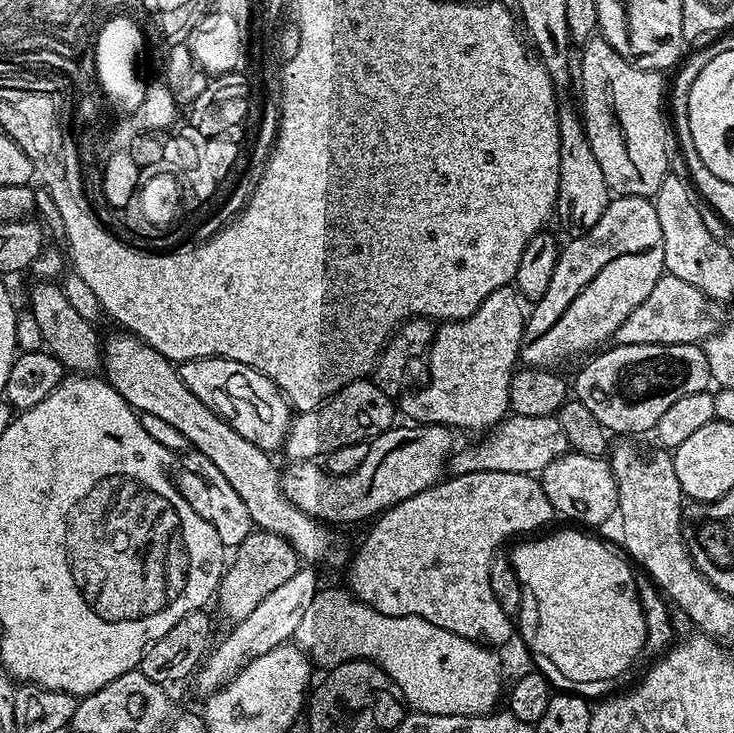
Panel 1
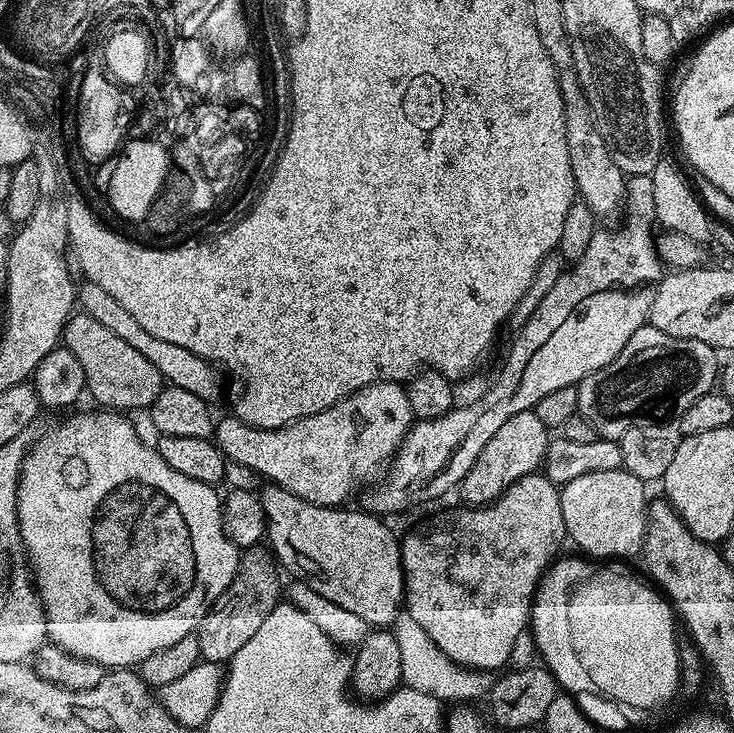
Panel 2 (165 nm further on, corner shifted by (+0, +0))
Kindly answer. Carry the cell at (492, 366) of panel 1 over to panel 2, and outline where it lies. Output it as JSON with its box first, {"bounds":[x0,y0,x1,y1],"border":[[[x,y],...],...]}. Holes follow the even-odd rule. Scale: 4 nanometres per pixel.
{"bounds":[458,410,550,506],"border":[[[535,410],[514,414],[510,422],[505,422],[498,429],[498,434],[482,446],[482,454],[470,466],[466,478],[458,486],[458,493],[465,505],[483,506],[491,504],[497,500],[507,488],[514,482],[522,478],[533,475],[543,465],[547,455],[550,443],[550,430],[543,424],[542,419],[538,418]]]}

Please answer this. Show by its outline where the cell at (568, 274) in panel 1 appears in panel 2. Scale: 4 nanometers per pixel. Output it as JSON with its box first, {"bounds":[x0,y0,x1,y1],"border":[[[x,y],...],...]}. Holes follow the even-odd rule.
{"bounds":[547,175,666,330],"border":[[[651,175],[627,177],[626,192],[626,212],[628,208],[629,216],[625,218],[624,225],[617,232],[611,232],[610,229],[604,227],[596,231],[594,238],[590,238],[590,246],[586,246],[586,254],[581,260],[575,261],[569,267],[572,269],[562,273],[547,289],[550,293],[550,330],[556,330],[556,324],[560,326],[564,322],[564,318],[570,314],[570,310],[584,296],[608,286],[612,280],[620,280],[622,276],[626,276],[626,272],[628,272],[628,284],[640,282],[640,280],[661,280],[665,275],[666,268],[661,261],[660,253],[656,251],[656,240],[654,235],[652,236],[652,224],[654,228],[656,212],[654,210],[654,182]]]}

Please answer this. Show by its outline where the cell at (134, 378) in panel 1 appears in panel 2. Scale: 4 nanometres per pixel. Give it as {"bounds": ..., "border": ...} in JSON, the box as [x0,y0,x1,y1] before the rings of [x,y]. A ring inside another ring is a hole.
{"bounds":[259,486,406,630],"border":[[[268,486],[265,492],[259,493],[260,505],[264,511],[266,525],[266,544],[279,567],[284,568],[296,578],[303,578],[310,590],[318,590],[322,598],[342,606],[342,610],[350,610],[350,614],[358,614],[362,622],[373,629],[384,630],[395,625],[402,615],[406,604],[404,595],[404,567],[400,557],[401,541],[387,528],[379,515],[367,510],[347,512],[347,507],[327,508],[314,502],[306,502],[285,488]]]}

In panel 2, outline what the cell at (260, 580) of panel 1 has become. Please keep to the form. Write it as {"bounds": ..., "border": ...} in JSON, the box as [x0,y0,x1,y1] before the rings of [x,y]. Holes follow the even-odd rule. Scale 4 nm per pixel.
{"bounds":[196,547,282,665],"border":[[[263,547],[247,549],[240,557],[240,565],[226,590],[213,603],[212,608],[200,620],[200,627],[196,629],[200,647],[200,659],[208,660],[212,664],[227,665],[228,661],[254,638],[254,634],[262,626],[262,621],[274,610],[274,606],[281,603],[282,584],[276,577],[278,564],[271,551]]]}

